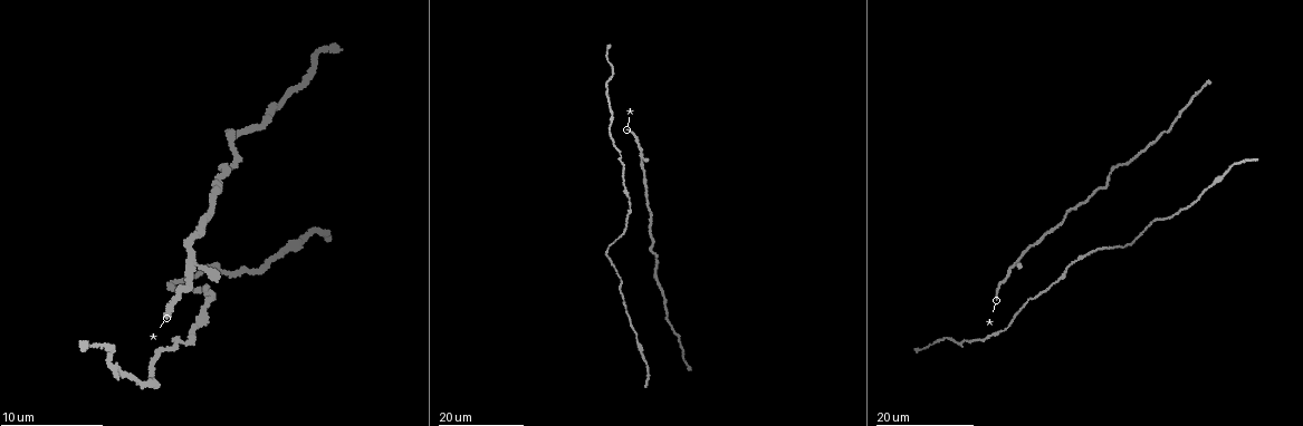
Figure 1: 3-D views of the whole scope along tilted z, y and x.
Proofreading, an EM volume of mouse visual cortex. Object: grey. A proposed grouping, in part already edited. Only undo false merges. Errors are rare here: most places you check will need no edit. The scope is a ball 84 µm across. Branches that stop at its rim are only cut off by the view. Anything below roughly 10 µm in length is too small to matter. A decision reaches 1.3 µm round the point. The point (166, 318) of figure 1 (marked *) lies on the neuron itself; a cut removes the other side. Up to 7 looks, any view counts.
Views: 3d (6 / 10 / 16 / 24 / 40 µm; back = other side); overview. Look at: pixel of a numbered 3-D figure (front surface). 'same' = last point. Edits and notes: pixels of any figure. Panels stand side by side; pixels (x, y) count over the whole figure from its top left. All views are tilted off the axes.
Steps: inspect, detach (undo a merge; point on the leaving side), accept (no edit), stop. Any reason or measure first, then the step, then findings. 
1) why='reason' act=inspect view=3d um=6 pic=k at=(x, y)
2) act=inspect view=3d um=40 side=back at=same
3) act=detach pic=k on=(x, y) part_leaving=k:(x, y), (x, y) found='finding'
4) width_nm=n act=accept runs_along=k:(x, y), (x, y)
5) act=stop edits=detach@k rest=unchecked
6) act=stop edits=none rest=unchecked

why='thick turns thin' act=inspect view=3d um=24 pic=1 at=(1108, 184)

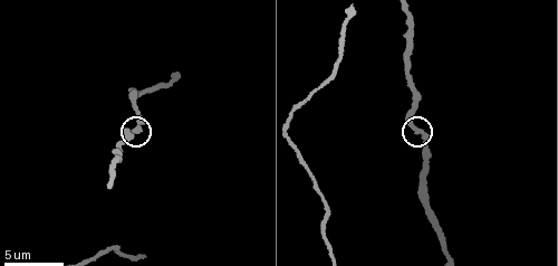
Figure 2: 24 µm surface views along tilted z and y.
why='zoom in' act=inspect view=3d um=10 pic=2 at=(414, 128)

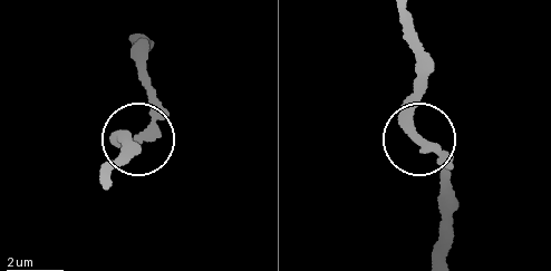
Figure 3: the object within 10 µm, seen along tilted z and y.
act=accept found='all the same neuron'

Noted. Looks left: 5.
why='a narrow waist' act=inspect view=3d um=10 pic=2 at=(108, 252)

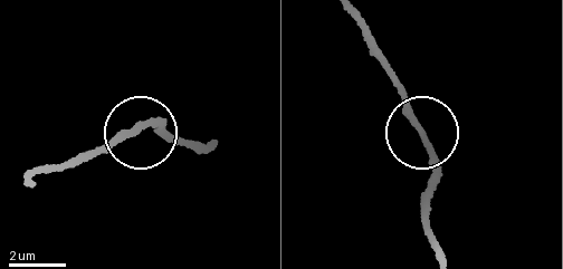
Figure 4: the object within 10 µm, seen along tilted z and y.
act=inspect view=3d um=6 pic=4 at=(418, 129)

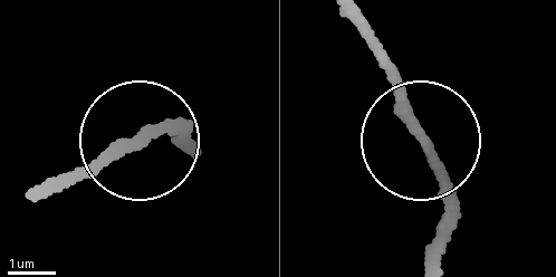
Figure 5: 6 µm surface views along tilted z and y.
act=accept runs_along=5:(357, 29), (439, 173), (447, 244) found='all the same neuron'

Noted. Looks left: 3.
why='thick turns thin' act=inspect view=3d um=16 pic=1 at=(1219, 179)

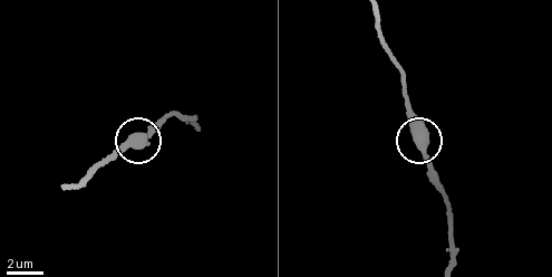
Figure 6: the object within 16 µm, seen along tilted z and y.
why='zoom in' act=inspect view=3d um=6 pic=6 at=(424, 152)

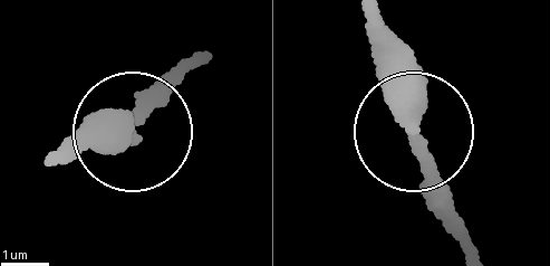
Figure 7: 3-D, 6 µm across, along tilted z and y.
act=accept found='continuous, no second neuron'

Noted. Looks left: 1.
act=stop edits=none rest=unchecked

